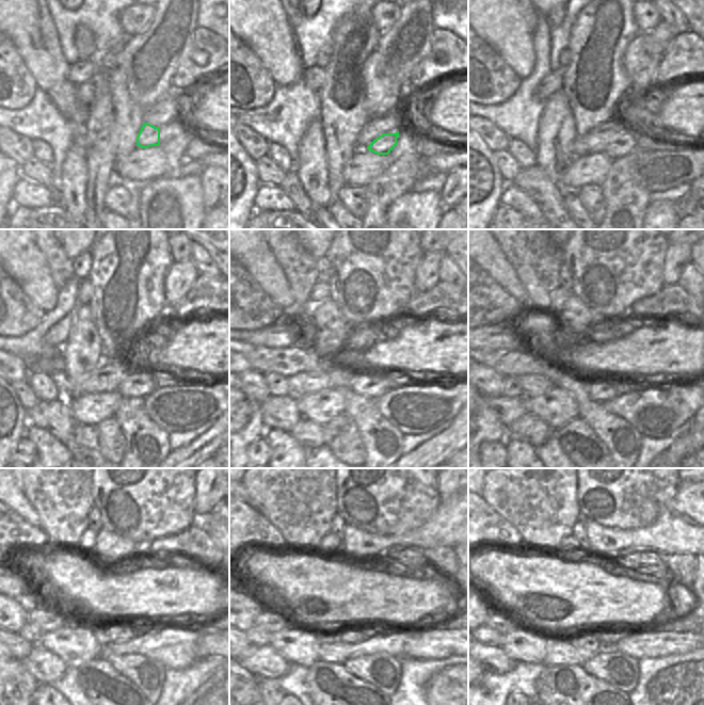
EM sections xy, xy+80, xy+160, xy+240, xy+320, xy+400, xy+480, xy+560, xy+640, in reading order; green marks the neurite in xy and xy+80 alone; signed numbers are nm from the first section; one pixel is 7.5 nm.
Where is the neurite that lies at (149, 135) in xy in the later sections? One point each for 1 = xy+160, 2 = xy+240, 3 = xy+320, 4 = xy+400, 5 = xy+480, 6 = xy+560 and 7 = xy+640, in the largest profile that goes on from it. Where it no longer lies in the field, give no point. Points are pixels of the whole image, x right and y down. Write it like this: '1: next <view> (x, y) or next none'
1: next xy+160 (627, 142)
2: next xy+240 (139, 383)
3: next xy+320 (369, 384)
4: next xy+400 (598, 389)
5: next xy+480 (114, 631)
6: next xy+560 (352, 636)
7: next xy+640 (588, 641)

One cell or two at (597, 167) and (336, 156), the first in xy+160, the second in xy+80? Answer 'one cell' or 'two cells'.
two cells

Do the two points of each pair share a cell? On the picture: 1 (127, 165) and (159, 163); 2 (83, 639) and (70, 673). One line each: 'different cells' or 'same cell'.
1: same cell
2: different cells

